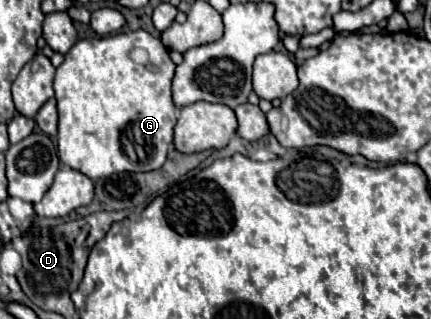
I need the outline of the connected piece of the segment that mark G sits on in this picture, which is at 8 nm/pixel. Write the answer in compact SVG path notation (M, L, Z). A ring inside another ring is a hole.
M146 30L78 40L64 56L64 62L56 68L54 78L60 116L57 130L59 160L74 170L84 172L91 180L107 179L122 172L158 170L166 162L178 118L172 102L174 72L176 64L170 60L166 46Z

